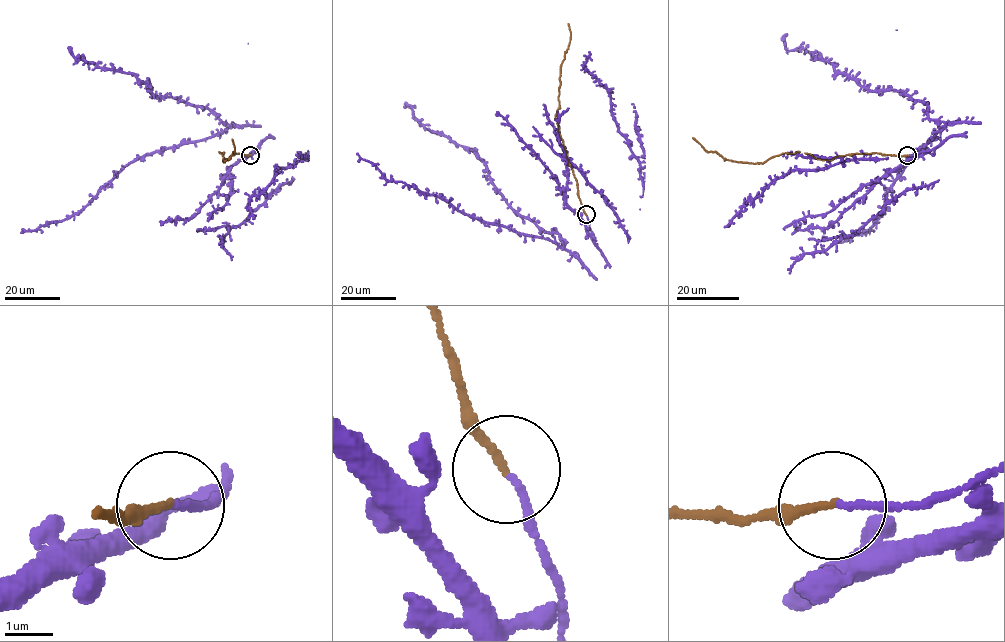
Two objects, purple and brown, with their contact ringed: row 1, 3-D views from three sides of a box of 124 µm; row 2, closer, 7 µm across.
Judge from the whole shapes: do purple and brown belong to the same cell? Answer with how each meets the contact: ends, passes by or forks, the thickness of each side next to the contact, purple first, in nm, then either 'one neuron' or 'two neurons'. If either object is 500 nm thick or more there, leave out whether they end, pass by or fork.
purple ends there; brown ends there; 130 nm thick on the purple side, 160 nm on the other; one neuron

